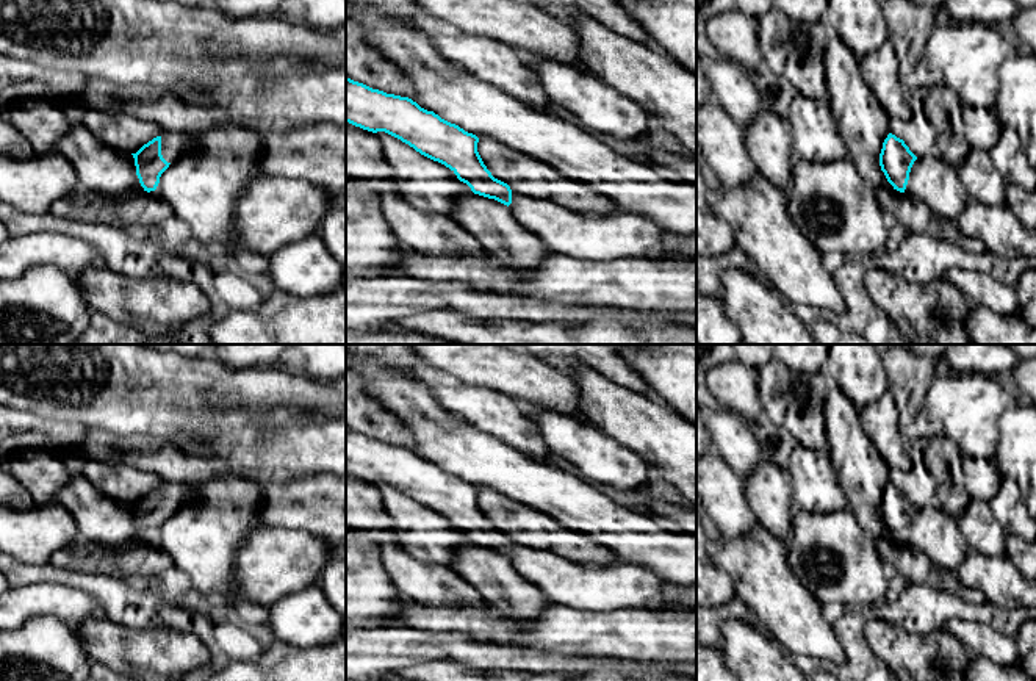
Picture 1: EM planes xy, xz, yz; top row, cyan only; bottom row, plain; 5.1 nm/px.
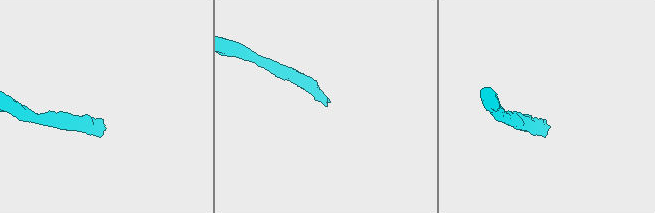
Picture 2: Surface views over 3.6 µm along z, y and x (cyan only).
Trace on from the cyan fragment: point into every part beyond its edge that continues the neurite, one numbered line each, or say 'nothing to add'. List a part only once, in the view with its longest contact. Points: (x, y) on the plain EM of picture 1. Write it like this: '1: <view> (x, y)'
1: xy (172, 495)

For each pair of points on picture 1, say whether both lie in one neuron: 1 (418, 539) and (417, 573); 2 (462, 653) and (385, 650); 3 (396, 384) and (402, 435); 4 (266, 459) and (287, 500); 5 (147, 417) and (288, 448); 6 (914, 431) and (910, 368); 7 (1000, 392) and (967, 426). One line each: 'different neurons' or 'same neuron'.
1: different neurons
2: same neuron
3: different neurons
4: different neurons
5: different neurons
6: same neuron
7: same neuron

